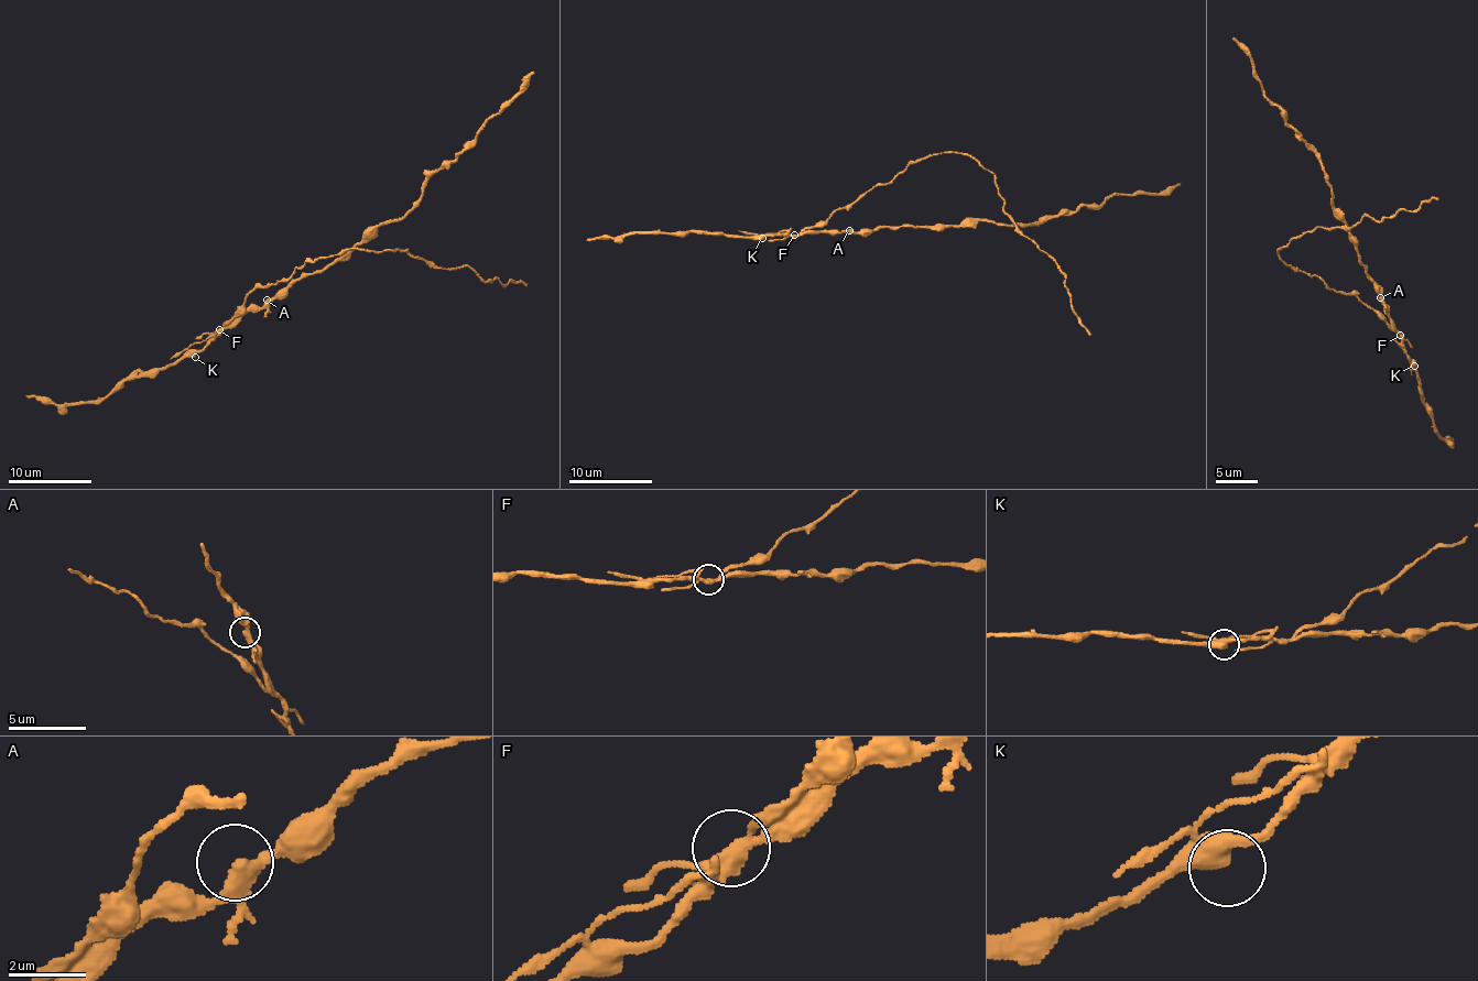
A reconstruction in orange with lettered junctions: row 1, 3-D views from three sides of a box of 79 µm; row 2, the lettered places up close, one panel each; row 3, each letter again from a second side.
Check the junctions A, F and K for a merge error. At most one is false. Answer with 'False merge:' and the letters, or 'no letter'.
False merge: F

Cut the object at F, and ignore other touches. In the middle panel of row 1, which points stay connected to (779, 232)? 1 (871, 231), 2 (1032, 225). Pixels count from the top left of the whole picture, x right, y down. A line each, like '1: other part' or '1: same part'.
1: same part
2: same part

